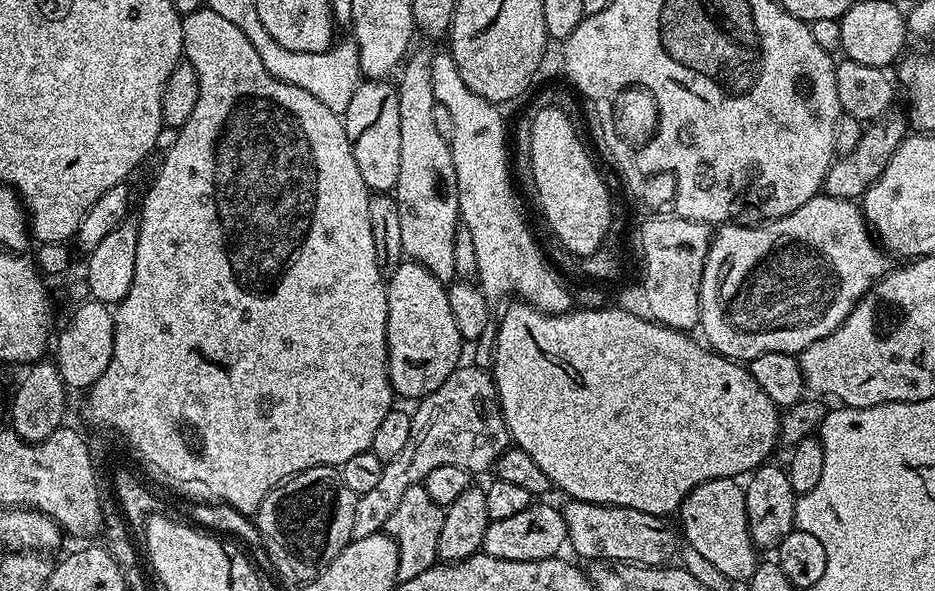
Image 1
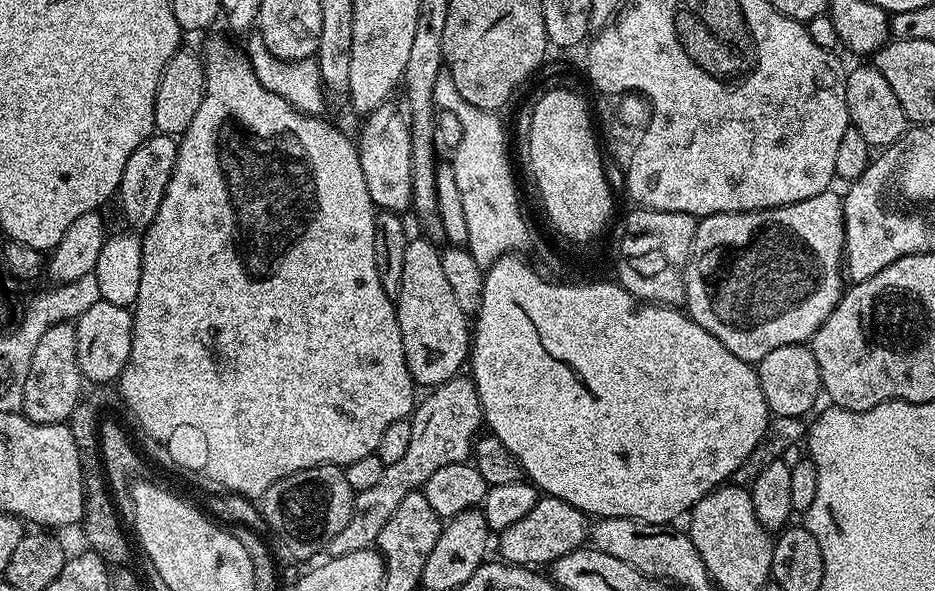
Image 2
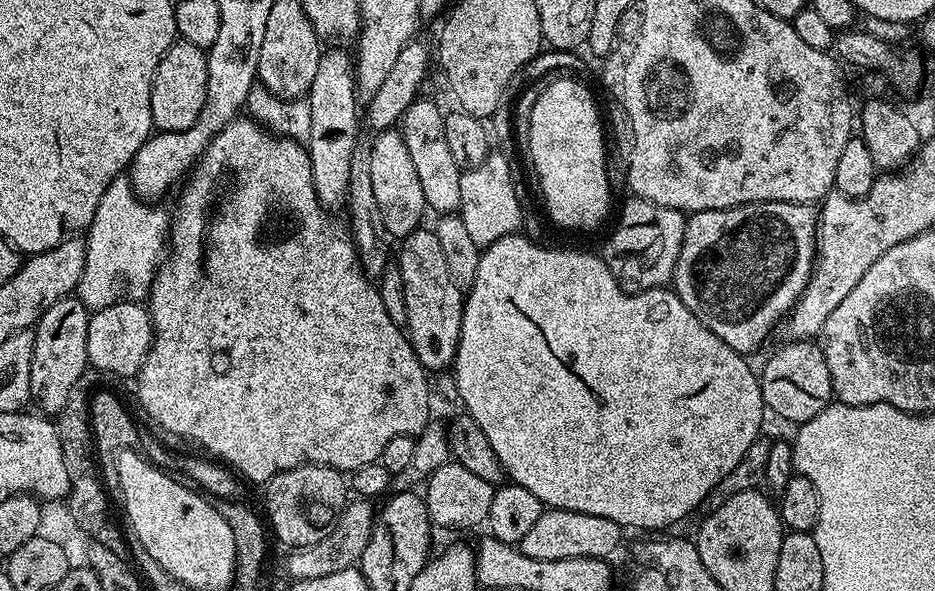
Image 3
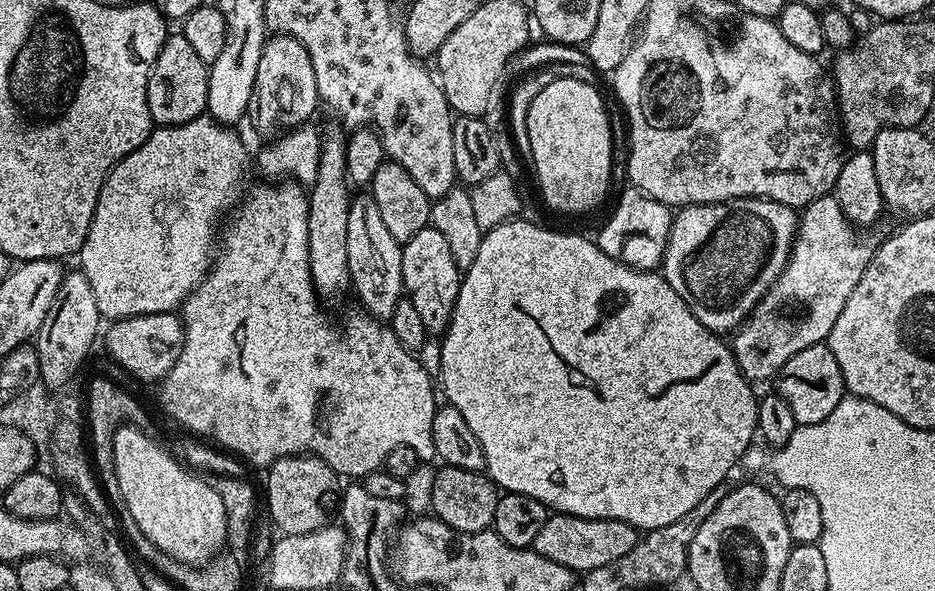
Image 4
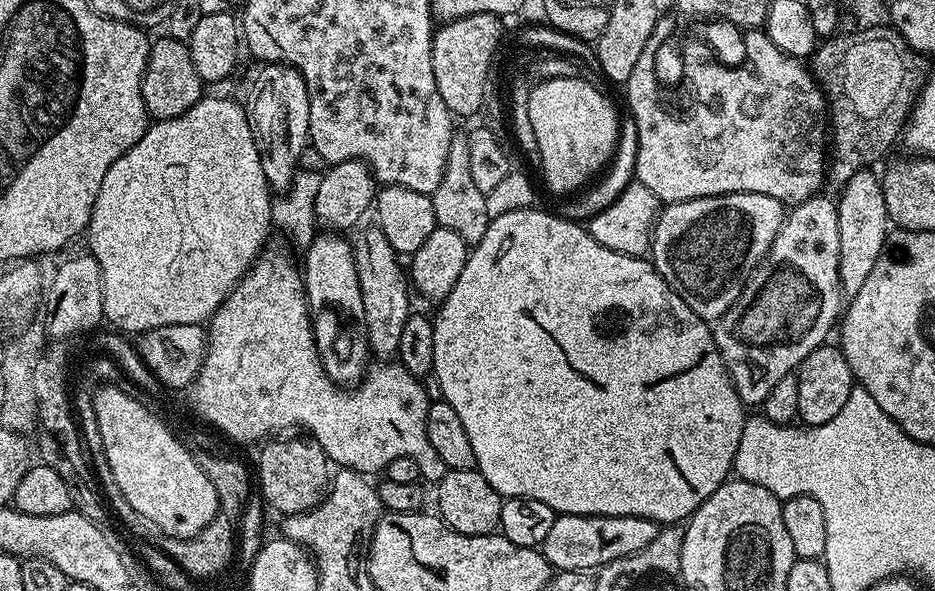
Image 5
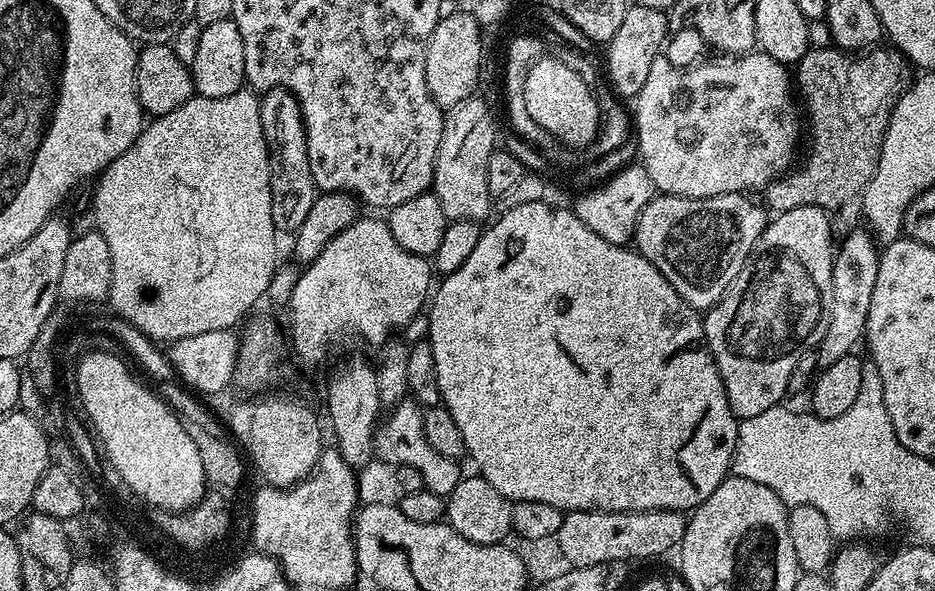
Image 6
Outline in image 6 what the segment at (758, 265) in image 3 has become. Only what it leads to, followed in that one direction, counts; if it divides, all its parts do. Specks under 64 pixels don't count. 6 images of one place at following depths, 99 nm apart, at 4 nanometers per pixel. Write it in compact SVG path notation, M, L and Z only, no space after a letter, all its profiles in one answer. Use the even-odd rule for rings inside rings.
M743 192L718 194L714 198L687 200L685 196L653 195L652 201L642 210L634 237L635 251L645 256L658 271L678 290L678 294L697 310L707 310L717 304L728 292L728 287L738 278L742 266L748 263L752 249L764 232L766 223L765 209L755 204Z

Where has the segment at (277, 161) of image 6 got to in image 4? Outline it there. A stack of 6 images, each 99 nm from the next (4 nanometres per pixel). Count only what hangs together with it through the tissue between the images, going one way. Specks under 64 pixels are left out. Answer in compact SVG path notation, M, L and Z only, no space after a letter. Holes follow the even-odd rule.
M272 34L265 39L262 58L258 58L258 78L254 78L252 103L251 119L256 119L257 130L265 132L268 138L298 128L313 119L311 116L318 109L320 95L314 66L310 66L310 54L306 54L306 46L302 46L298 38Z

